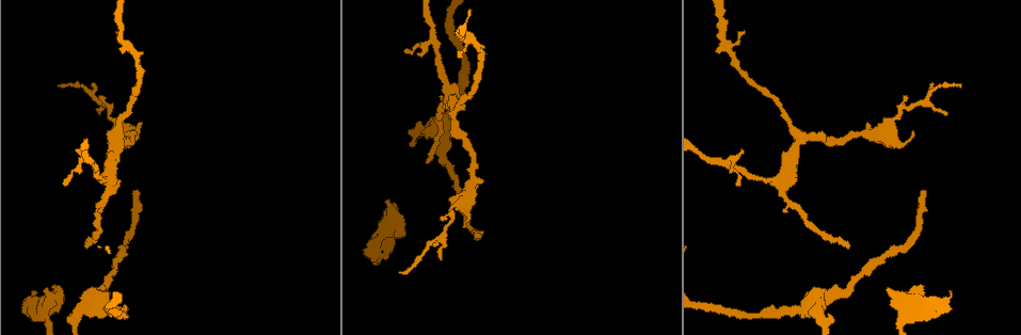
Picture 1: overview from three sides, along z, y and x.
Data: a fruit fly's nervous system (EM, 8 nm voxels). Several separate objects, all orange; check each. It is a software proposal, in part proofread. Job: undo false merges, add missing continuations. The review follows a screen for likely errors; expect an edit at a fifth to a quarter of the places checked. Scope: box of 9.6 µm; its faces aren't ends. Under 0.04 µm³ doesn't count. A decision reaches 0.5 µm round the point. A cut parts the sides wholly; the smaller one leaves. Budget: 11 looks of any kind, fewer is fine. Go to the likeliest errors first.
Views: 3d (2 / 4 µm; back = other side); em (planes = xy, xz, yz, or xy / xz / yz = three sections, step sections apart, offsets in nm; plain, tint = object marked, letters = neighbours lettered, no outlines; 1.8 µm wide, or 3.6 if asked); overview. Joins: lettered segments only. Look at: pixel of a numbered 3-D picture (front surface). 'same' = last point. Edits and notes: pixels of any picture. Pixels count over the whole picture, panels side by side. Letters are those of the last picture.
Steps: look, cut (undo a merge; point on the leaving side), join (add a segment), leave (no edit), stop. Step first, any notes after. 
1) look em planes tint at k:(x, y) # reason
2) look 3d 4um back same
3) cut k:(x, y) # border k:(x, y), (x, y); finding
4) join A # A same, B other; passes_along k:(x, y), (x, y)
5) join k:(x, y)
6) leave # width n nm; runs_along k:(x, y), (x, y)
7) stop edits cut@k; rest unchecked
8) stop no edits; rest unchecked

look em xy step 8 tint at 1:(477, 237) # free end

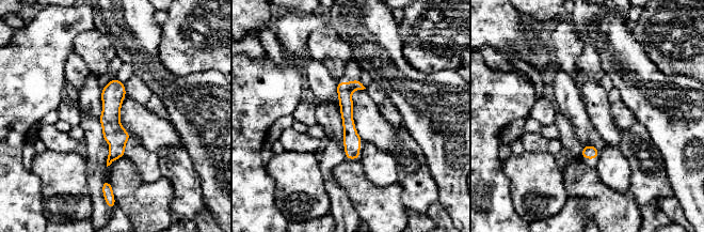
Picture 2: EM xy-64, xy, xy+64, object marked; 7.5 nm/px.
look em planes letters same

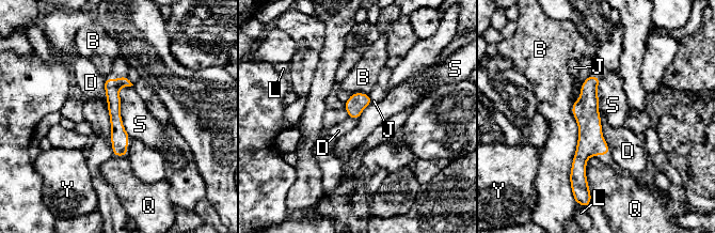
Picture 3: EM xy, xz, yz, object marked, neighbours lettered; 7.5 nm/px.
leave # longest_contact B 600 nm; B other, D other, J other, L other, Q other, S other, Y other; border 3:(132, 84), (120, 89), (131, 137); none of them fits

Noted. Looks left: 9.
look em planes letters at 1:(428, 161) # end of a long branch

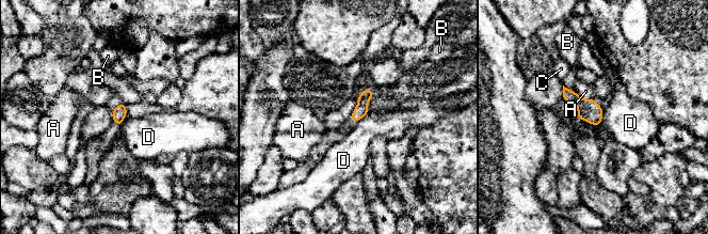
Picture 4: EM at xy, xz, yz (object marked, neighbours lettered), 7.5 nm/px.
leave # A other, B other, C other, D other; border 4:(604, 109), (600, 122); no lettered segment goes on from it

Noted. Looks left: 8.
look em yz step 4 tint at 1:(100, 96) # thin end

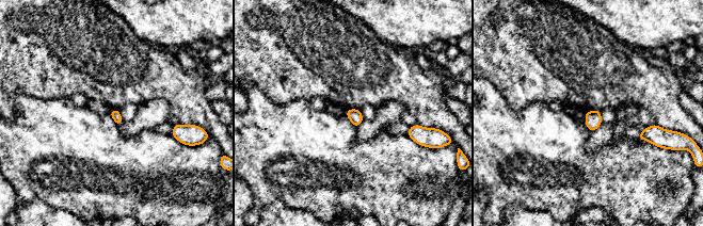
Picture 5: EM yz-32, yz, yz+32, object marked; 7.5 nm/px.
look em planes letters same # cut it another way

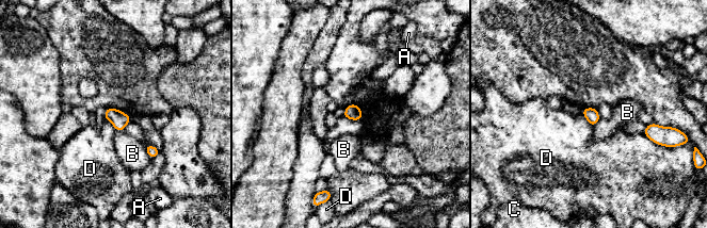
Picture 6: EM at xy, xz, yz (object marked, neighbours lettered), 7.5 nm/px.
leave # A other, B other, C other, D other; border 6:(642, 133), (657, 144); none of them fits

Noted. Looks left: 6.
look em planes tint at 1:(451, 93)

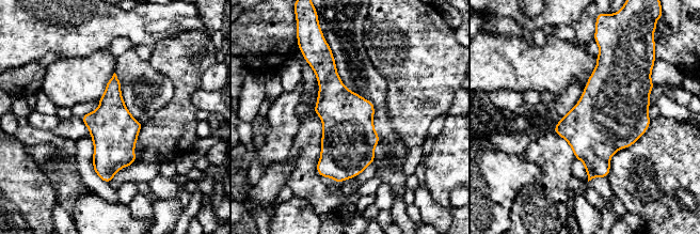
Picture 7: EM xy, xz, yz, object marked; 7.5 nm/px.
look em planes letters same

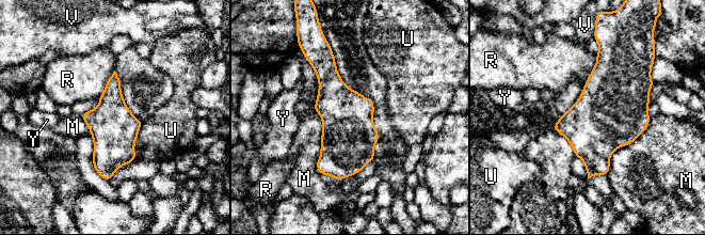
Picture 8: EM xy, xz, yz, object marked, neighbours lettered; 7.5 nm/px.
leave # width 360 nm; M other, R other, U other, V other, Y other; border 8:(651, 118), (613, 152), (606, 174); all the same neuron

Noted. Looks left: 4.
stop no edits; rest unchecked

